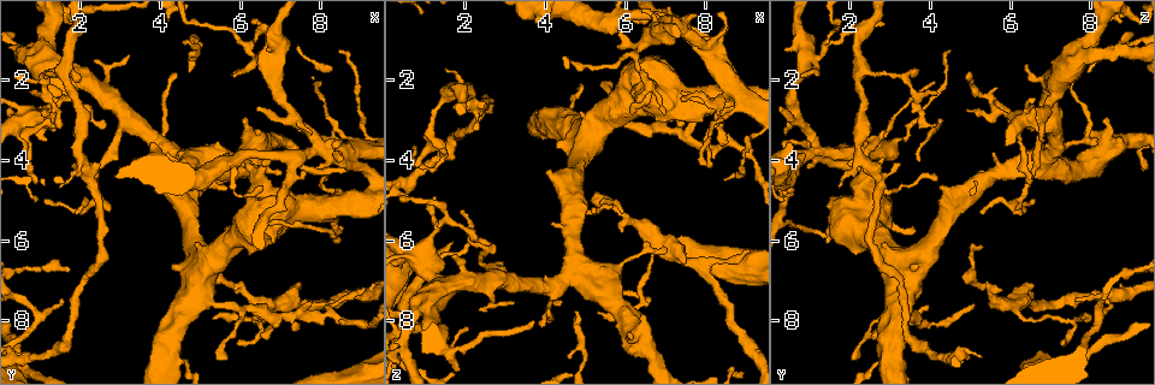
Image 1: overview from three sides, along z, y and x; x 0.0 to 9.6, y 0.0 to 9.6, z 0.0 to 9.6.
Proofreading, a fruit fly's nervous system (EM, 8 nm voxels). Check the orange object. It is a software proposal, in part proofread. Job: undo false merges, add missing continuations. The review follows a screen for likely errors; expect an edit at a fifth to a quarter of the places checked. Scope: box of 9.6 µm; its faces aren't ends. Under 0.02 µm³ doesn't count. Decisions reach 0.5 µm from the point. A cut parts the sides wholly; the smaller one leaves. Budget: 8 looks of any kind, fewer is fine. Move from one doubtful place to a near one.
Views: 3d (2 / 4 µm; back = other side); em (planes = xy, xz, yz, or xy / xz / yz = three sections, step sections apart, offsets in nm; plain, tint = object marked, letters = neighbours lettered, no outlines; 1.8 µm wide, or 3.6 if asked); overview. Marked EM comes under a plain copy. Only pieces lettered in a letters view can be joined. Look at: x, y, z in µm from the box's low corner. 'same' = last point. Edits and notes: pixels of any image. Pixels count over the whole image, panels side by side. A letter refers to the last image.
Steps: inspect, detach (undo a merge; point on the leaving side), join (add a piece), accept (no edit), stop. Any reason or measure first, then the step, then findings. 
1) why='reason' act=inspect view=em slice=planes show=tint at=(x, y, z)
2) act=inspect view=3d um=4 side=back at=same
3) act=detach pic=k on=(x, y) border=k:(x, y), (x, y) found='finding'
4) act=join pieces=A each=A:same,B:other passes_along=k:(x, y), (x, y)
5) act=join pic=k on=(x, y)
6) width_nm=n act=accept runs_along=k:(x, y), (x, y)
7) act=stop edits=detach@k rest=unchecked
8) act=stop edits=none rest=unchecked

why='calibre changes' act=inspect view=em slice=yz step=8 show=letters at=(8.00, 3.80, 1.30)

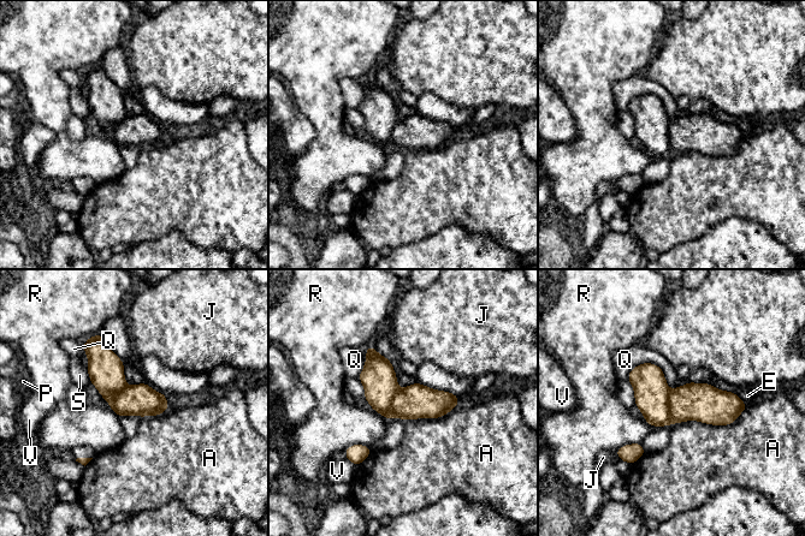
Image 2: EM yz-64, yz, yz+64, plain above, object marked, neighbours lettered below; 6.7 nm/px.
act=detach pic=2 on=(693, 402) each=A:other,E:other,J:other,P:other,Q:other,R:other,S:other,V:other border=2:(669, 391), (668, 410), (673, 422) found='two neurons meet here'

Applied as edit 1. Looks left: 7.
why='free end' act=inspect view=3d um=2 at=(8.45, 5.65, 3.60)

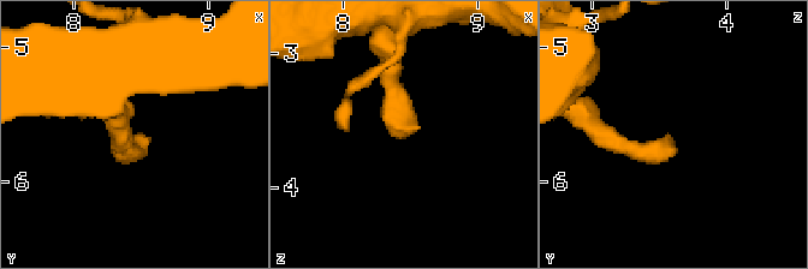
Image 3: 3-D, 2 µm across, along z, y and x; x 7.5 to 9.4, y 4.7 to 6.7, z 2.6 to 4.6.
why='now the EM' act=inspect view=em slice=planes show=letters at=(8.46, 5.66, 3.56)

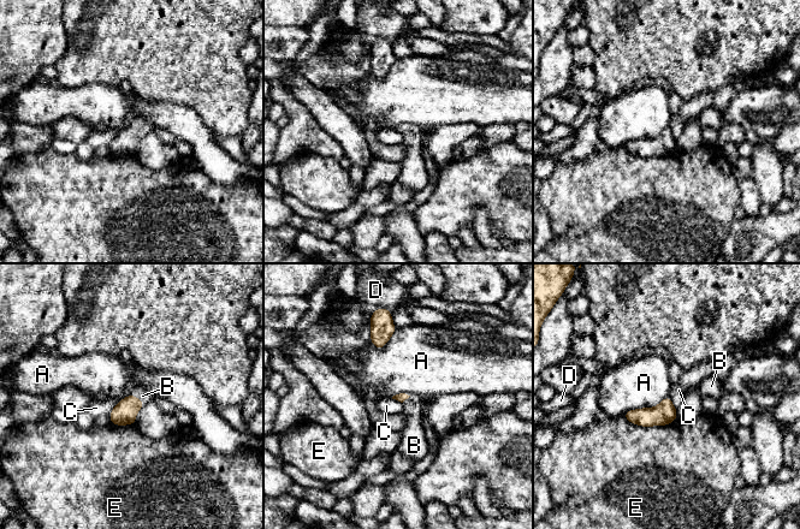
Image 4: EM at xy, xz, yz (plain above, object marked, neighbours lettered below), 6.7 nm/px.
longest_contact=E:360nm act=join pieces=B each=A:other,B:same,C:other,D:other,E:other passes_along=4:(124, 412), (138, 399), (142, 396) found='the neuron continues'

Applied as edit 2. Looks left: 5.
act=inspect view=overview

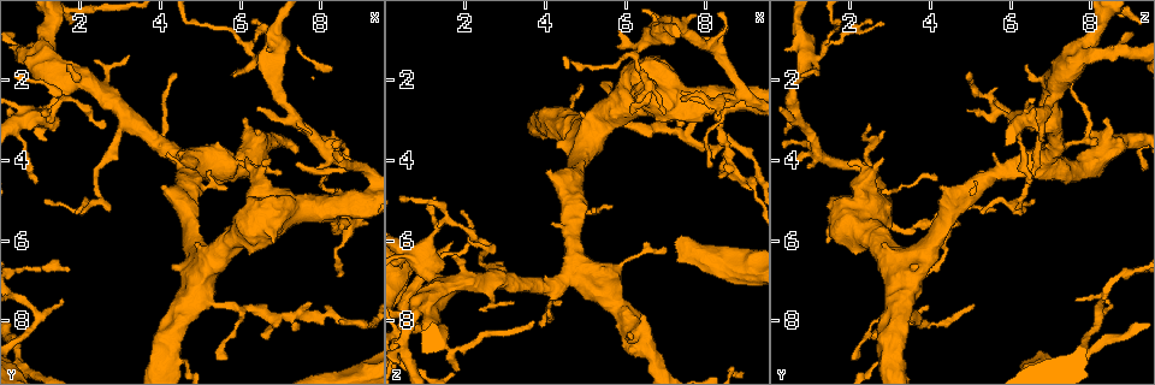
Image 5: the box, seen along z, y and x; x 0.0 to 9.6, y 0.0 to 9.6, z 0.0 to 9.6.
why='three arms meet' act=inspect view=em um=3.6 slice=planes show=tint at=(1.20, 1.20, 7.75)

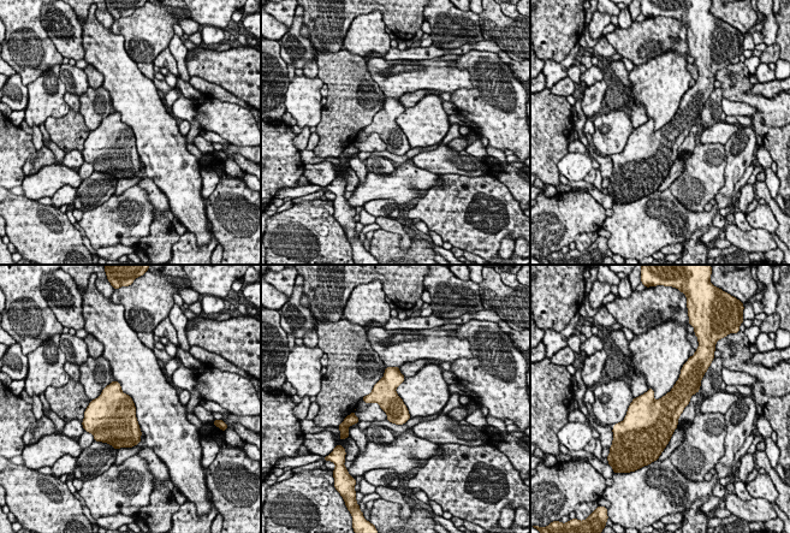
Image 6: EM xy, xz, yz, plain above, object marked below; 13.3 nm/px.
why='see the neighbours' act=inspect view=em um=3.6 slice=planes show=letters at=same

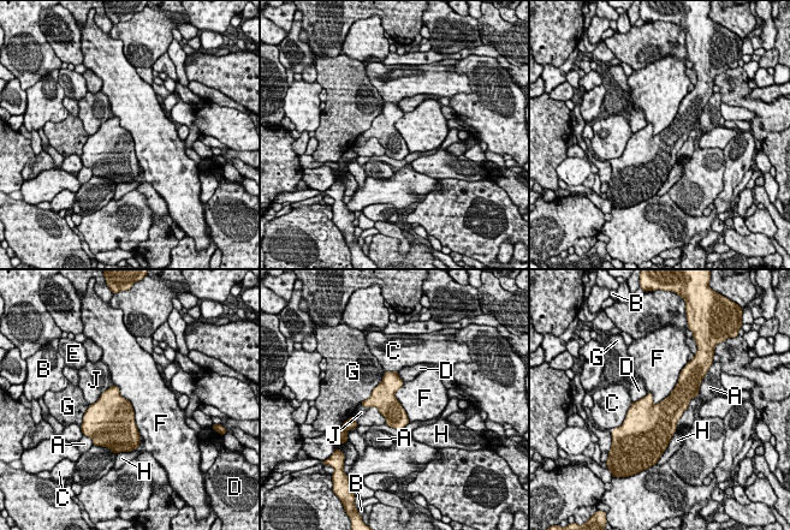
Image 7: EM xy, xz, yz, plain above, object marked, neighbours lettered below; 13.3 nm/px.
width_nm=300 act=accept each=A:other,B:other,C:other,D:other,E:other,F:other,G:other,H:other,J:other border=7:(683, 367), (672, 391), (653, 405) found='one neuron here'

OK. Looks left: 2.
act=stop edits=detach@2,join@4 rest=unchecked

